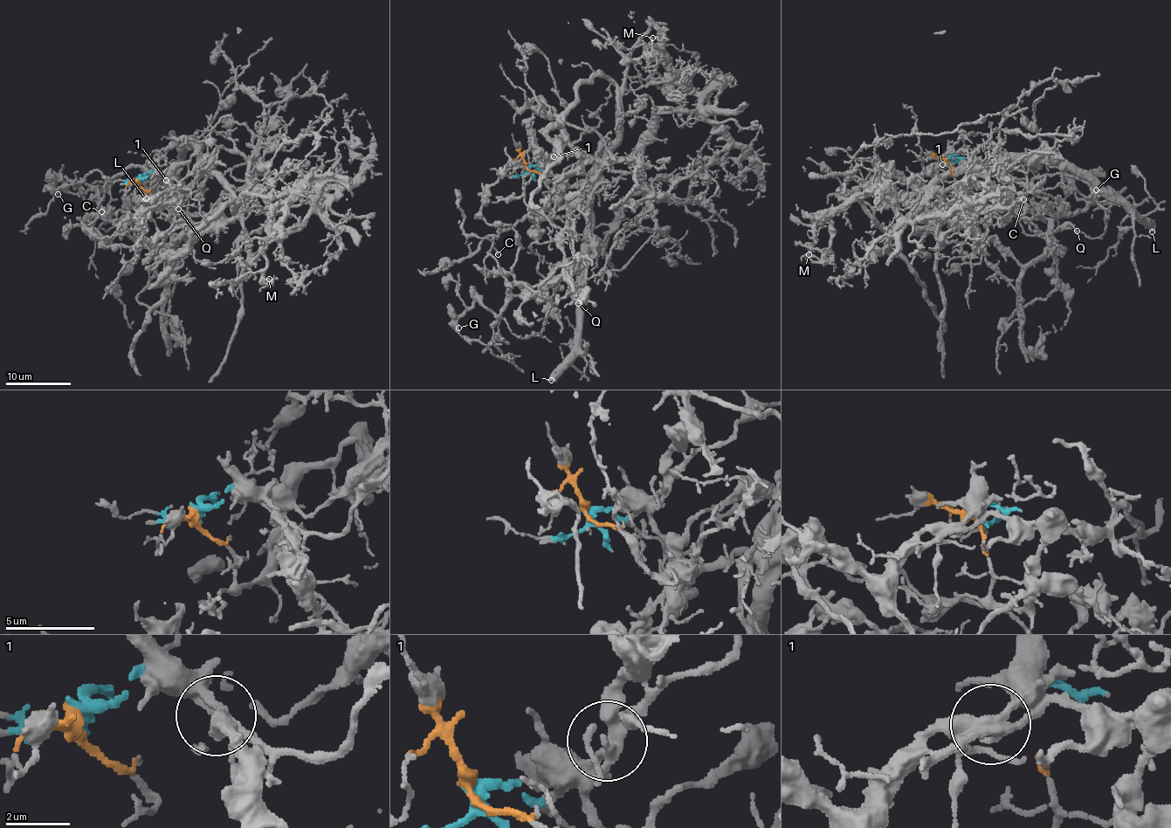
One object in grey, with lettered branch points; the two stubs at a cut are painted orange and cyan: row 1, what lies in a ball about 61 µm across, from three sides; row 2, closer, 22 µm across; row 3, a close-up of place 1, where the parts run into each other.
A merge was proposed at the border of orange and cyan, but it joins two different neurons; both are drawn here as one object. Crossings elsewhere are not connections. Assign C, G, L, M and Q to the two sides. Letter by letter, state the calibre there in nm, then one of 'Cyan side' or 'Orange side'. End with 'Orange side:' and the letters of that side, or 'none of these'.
C: Thickness 130 nm. Orange side
G: Thickness 140 nm. Orange side
L: Thickness 480 nm. Orange side
M: Thickness 120 nm. Cyan side
Q: Thickness 170 nm. Cyan side
Orange side: C, G, L

